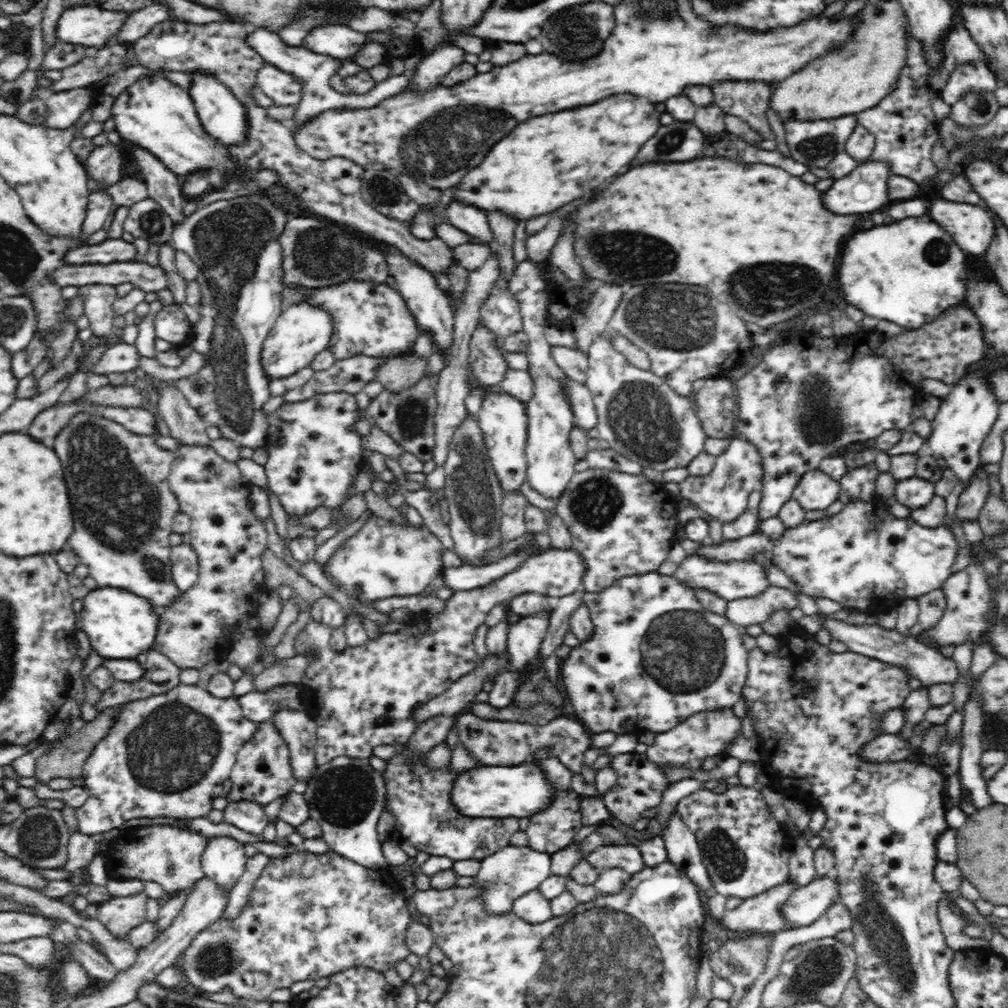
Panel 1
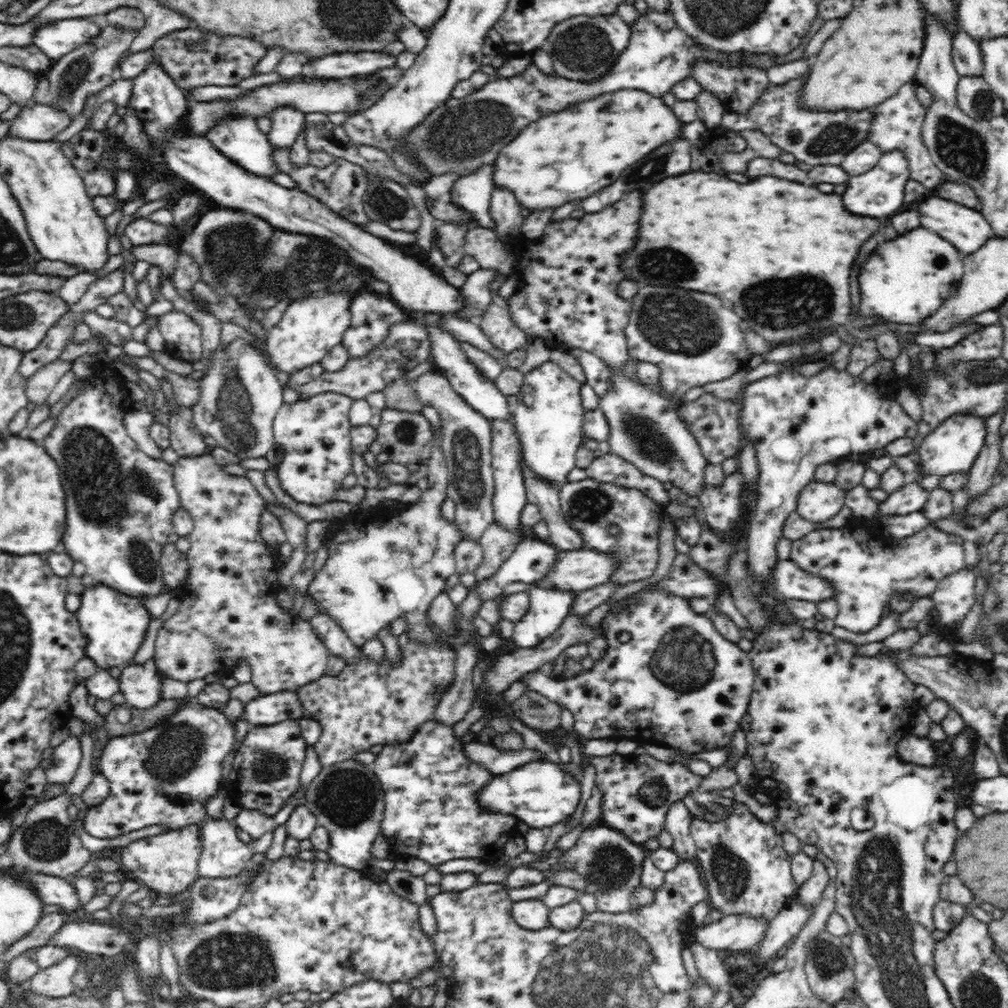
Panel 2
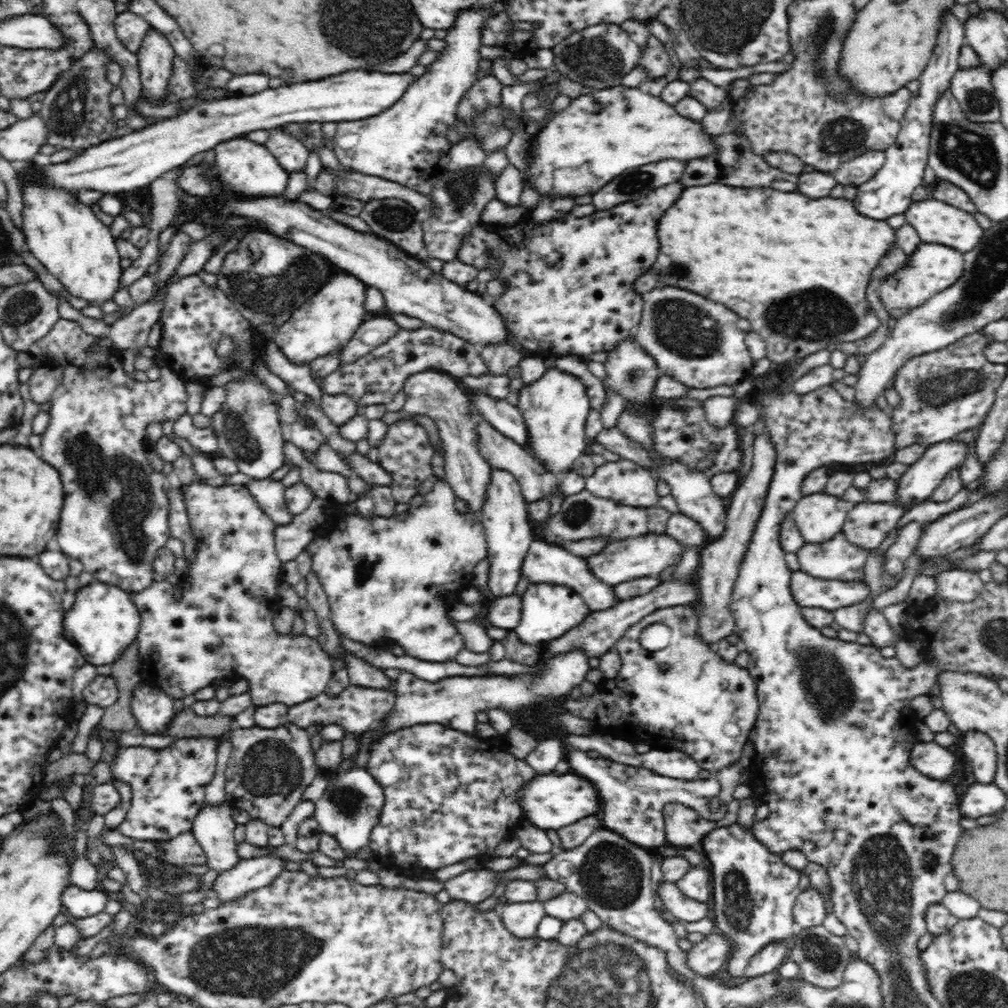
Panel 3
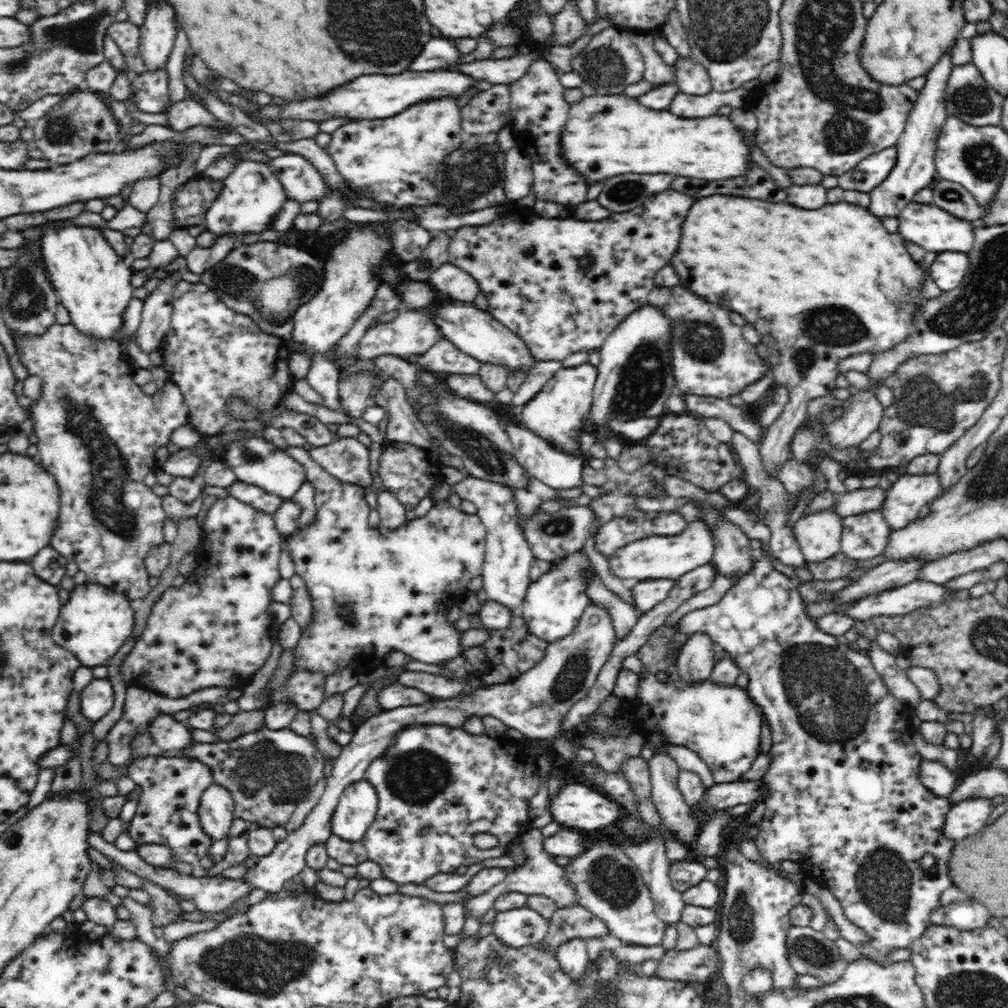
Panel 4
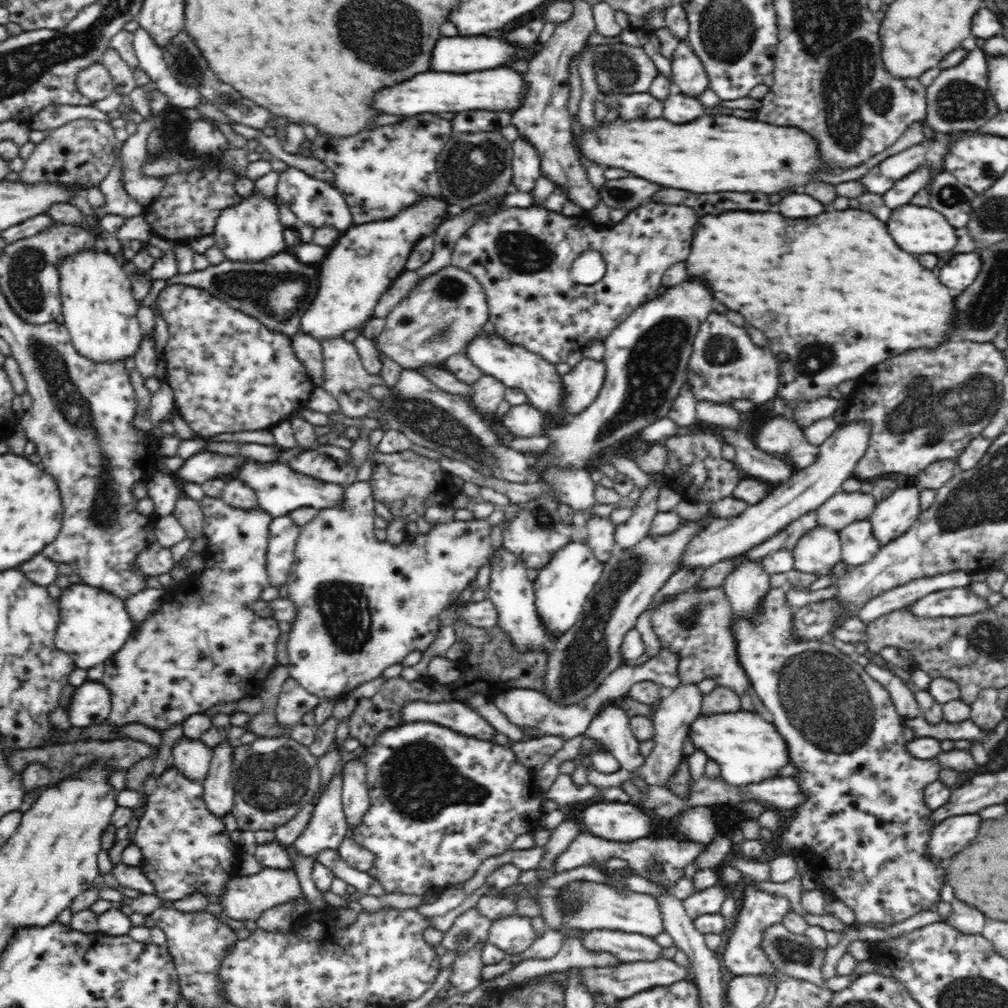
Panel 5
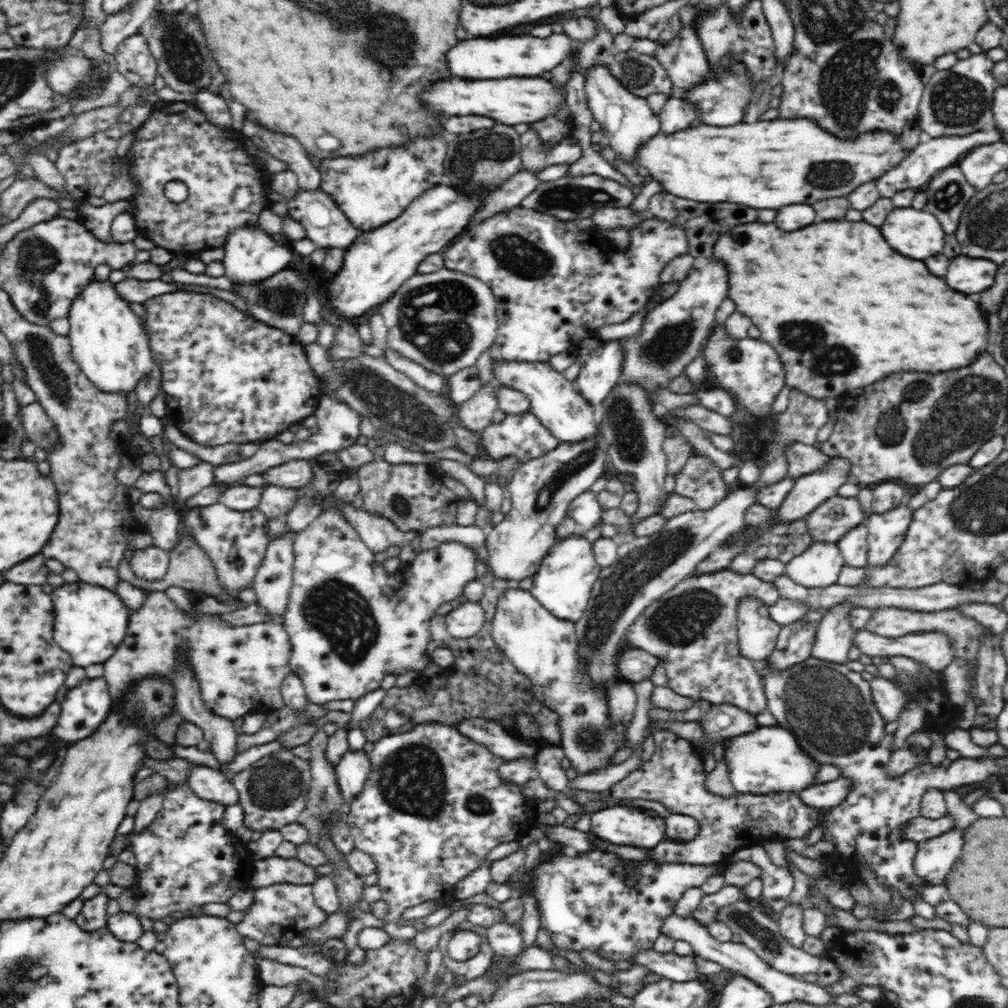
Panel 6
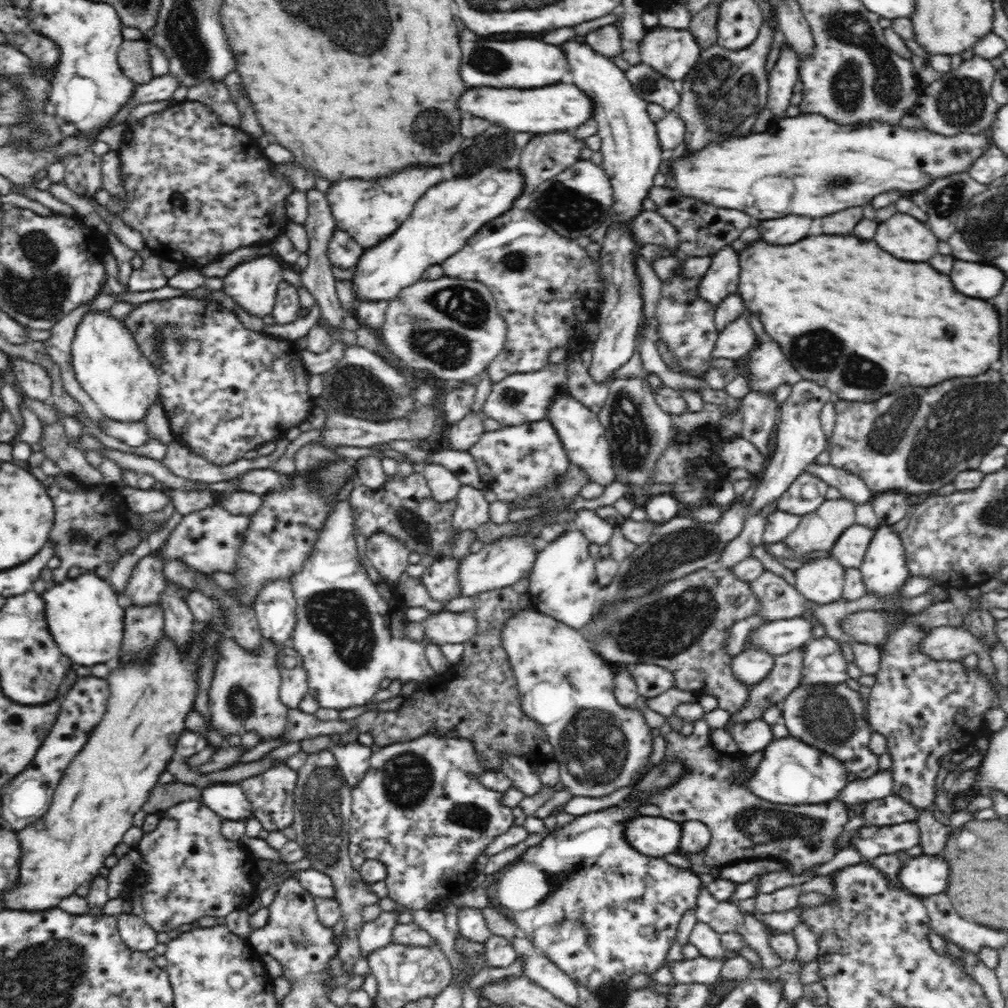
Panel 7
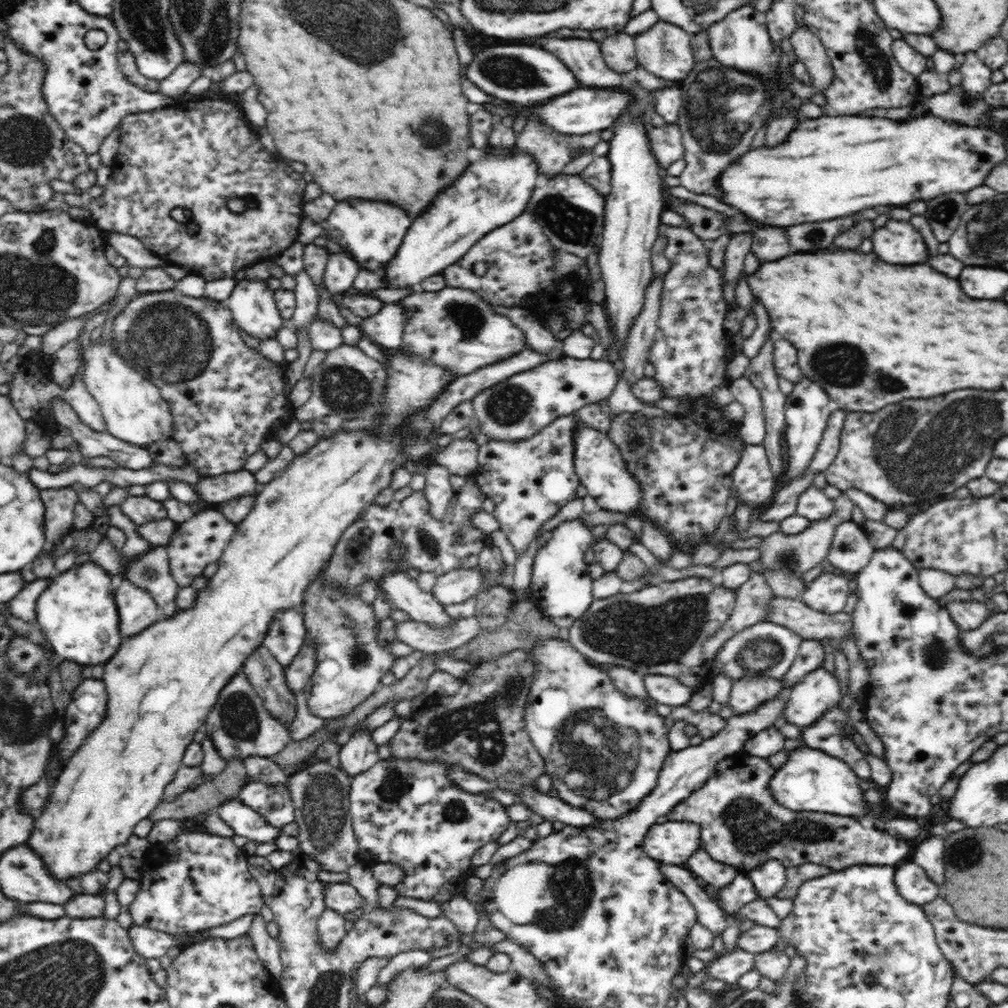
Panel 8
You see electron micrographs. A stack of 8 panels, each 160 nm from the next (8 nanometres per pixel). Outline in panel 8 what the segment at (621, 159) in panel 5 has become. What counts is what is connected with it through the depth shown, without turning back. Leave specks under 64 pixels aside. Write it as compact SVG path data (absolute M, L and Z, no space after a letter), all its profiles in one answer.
M826 114L818 118L806 118L804 122L797 122L796 130L788 136L786 144L776 146L774 150L768 148L758 148L748 152L746 156L742 156L738 162L734 162L726 174L720 176L720 188L724 192L724 201L726 204L736 208L746 217L772 226L794 226L794 224L804 224L804 222L822 222L828 218L838 218L838 216L846 216L850 210L860 210L864 206L878 206L878 204L886 204L888 206L906 206L914 200L932 200L940 194L946 192L970 192L976 186L984 185L986 176L992 172L992 168L996 164L1007 163L1007 147L1004 144L1006 137L994 130L988 128L964 128L964 125L946 121L946 119L928 115L924 118L916 118L910 122L894 122L894 120L886 120L886 118L870 117L858 115L842 115L831 117Z

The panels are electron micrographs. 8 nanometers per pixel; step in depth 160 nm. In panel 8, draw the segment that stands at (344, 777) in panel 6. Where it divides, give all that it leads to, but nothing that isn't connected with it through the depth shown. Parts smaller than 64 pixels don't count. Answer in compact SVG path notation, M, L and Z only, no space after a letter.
M372 729L354 731L338 752L340 769L353 778L366 772L381 759L378 748L372 739Z

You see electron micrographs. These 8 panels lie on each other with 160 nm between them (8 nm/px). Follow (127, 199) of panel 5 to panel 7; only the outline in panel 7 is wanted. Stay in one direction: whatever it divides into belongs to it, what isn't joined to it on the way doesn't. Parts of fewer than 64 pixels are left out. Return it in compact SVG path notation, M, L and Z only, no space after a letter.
M92 302L72 310L60 322L51 328L51 336L43 342L46 352L51 356L51 360L58 364L60 377L62 377L62 386L66 393L71 395L80 405L83 411L89 416L95 425L101 429L102 421L106 418L101 410L96 406L94 400L85 391L82 390L80 383L76 380L75 372L71 363L71 344L76 334L76 326L82 320L82 316L89 310Z

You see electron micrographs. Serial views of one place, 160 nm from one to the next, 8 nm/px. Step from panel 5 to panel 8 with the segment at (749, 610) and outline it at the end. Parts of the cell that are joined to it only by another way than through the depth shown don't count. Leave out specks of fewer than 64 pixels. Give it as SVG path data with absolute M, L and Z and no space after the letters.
M747 673L742 678L732 681L729 706L733 714L746 714L756 710L760 704L778 696L782 688L781 681L768 673L754 676Z

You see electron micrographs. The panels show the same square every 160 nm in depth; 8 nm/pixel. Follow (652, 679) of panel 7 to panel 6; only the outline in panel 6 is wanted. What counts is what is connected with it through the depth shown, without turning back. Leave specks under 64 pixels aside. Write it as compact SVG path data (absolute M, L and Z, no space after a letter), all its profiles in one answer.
M624 648L617 658L619 680L638 684L650 679L659 659L641 648Z

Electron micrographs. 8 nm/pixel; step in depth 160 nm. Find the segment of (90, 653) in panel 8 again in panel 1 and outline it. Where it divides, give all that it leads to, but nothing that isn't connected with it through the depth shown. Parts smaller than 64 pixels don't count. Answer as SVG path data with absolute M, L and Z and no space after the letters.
M98 588L89 592L83 598L83 609L78 614L78 629L88 636L92 649L102 658L130 658L135 659L145 650L152 649L159 627L159 610L146 598L132 594L125 588Z

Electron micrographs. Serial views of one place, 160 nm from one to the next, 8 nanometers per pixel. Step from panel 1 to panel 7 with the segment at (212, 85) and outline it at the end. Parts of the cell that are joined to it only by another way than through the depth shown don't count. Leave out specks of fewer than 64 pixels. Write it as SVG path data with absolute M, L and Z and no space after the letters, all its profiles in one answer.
M273 254L256 257L240 263L222 278L223 290L236 304L244 306L246 312L262 319L264 316L272 314L272 308L274 308L277 298L277 289L282 282L282 272L284 272L282 261Z

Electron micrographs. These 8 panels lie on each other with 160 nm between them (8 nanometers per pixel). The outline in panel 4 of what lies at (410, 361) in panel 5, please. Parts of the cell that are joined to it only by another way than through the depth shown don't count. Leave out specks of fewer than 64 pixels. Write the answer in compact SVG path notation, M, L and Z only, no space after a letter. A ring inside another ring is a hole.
M449 262L432 271L427 282L440 295L468 304L475 304L474 299L481 292L479 284L471 274ZM406 309L397 310L397 315L387 323L377 322L364 333L355 348L355 354L360 359L373 359L390 354L409 361L410 356L420 356L430 350L440 338L445 338L444 333L434 323L432 309Z

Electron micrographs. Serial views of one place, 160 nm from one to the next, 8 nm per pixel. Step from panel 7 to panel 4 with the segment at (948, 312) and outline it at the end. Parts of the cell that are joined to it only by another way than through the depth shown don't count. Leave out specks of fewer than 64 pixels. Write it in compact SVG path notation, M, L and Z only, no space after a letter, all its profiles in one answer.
M716 194L710 198L696 200L681 229L680 244L678 244L678 250L672 256L670 264L676 269L682 286L696 296L704 296L708 302L714 302L714 304L724 306L724 309L730 308L730 310L738 312L747 322L753 324L757 332L760 333L761 343L769 350L768 362L773 371L773 387L785 386L789 390L789 399L781 415L767 428L762 442L758 442L760 461L762 461L764 469L768 471L770 477L777 478L782 464L792 459L790 442L792 442L794 434L808 421L806 413L808 402L814 398L826 396L835 389L834 380L840 374L838 362L848 358L848 356L862 354L862 352L869 352L872 355L880 354L882 350L888 350L888 348L894 348L896 344L900 344L912 332L914 312L922 306L920 290L924 284L924 270L910 258L900 234L886 232L882 222L880 222L880 217L872 216L868 209L862 206L856 204L852 206L844 201L838 202L838 204L826 204L820 210L798 210L796 206L790 206L786 202L772 204L772 202L764 202L764 200L750 200L750 198L734 198L734 196Z

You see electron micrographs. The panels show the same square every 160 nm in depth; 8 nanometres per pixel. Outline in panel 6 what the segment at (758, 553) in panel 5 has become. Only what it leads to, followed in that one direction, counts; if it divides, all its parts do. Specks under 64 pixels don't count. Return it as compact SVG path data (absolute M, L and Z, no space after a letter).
M804 519L783 523L768 529L758 540L747 545L745 552L736 556L728 570L752 575L754 566L765 559L775 559L784 565L806 551L814 543Z

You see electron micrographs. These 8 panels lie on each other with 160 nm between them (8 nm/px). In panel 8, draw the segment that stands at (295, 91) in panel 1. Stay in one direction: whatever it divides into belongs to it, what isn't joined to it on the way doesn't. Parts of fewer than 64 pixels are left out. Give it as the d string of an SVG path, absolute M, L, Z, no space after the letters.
M327 253L322 264L326 267L323 286L330 296L343 295L348 289L353 288L356 274L361 269L352 257L339 253Z

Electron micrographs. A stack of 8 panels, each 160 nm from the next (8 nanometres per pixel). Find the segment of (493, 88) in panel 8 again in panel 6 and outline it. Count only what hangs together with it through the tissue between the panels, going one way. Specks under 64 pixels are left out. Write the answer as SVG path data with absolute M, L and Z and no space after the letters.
M553 33L548 38L537 38L536 36L514 36L514 38L486 38L469 37L460 41L448 52L448 68L454 76L469 80L501 80L504 78L533 78L543 77L546 73L554 70L555 66L562 64L566 56L571 54L572 40L565 34Z

